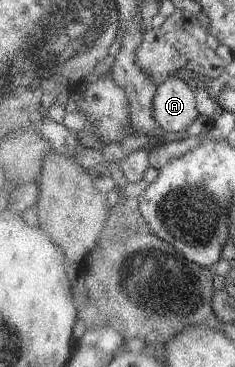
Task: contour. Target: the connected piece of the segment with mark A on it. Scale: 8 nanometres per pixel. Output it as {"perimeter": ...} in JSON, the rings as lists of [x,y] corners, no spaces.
{"perimeter":[[[176,76],[157,84],[152,98],[154,118],[168,132],[187,131],[200,116],[196,110],[196,93],[184,80]]]}

